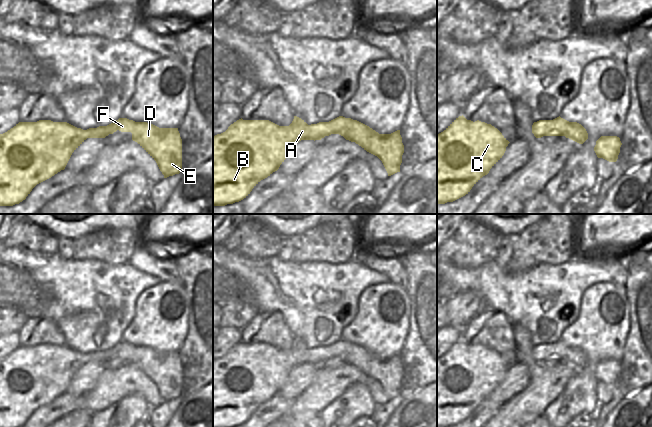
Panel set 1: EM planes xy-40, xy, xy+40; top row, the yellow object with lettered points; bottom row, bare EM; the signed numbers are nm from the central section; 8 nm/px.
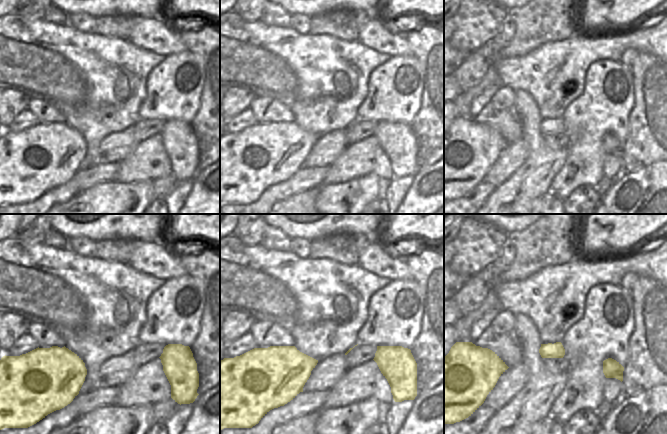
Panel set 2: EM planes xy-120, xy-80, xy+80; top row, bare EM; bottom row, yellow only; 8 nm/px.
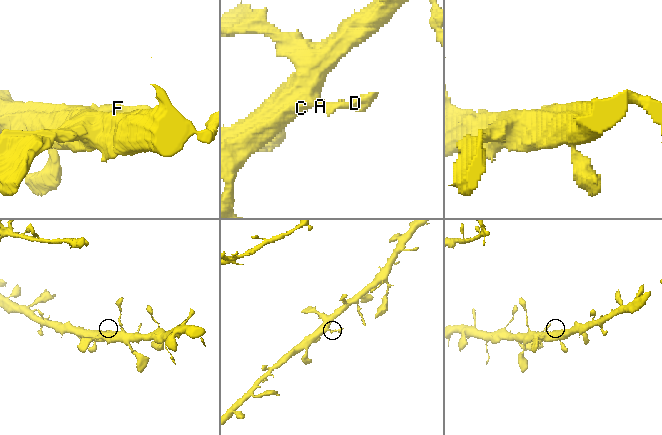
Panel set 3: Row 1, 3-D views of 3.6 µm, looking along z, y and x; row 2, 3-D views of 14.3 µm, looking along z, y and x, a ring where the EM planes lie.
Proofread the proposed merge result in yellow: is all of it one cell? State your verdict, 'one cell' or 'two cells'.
one cell

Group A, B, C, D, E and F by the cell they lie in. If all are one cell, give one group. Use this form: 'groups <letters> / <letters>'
groups A B C D E F

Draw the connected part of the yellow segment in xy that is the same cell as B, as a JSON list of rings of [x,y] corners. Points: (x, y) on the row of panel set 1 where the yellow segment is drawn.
[[[294,116],[289,126],[279,126],[269,120],[241,118],[231,124],[225,132],[213,136],[213,206],[225,206],[246,198],[261,180],[279,169],[295,142],[321,140],[331,134],[339,134],[377,156],[382,161],[388,176],[400,172],[404,153],[400,130],[391,134],[379,134],[367,125],[343,116],[329,122],[311,125]]]

